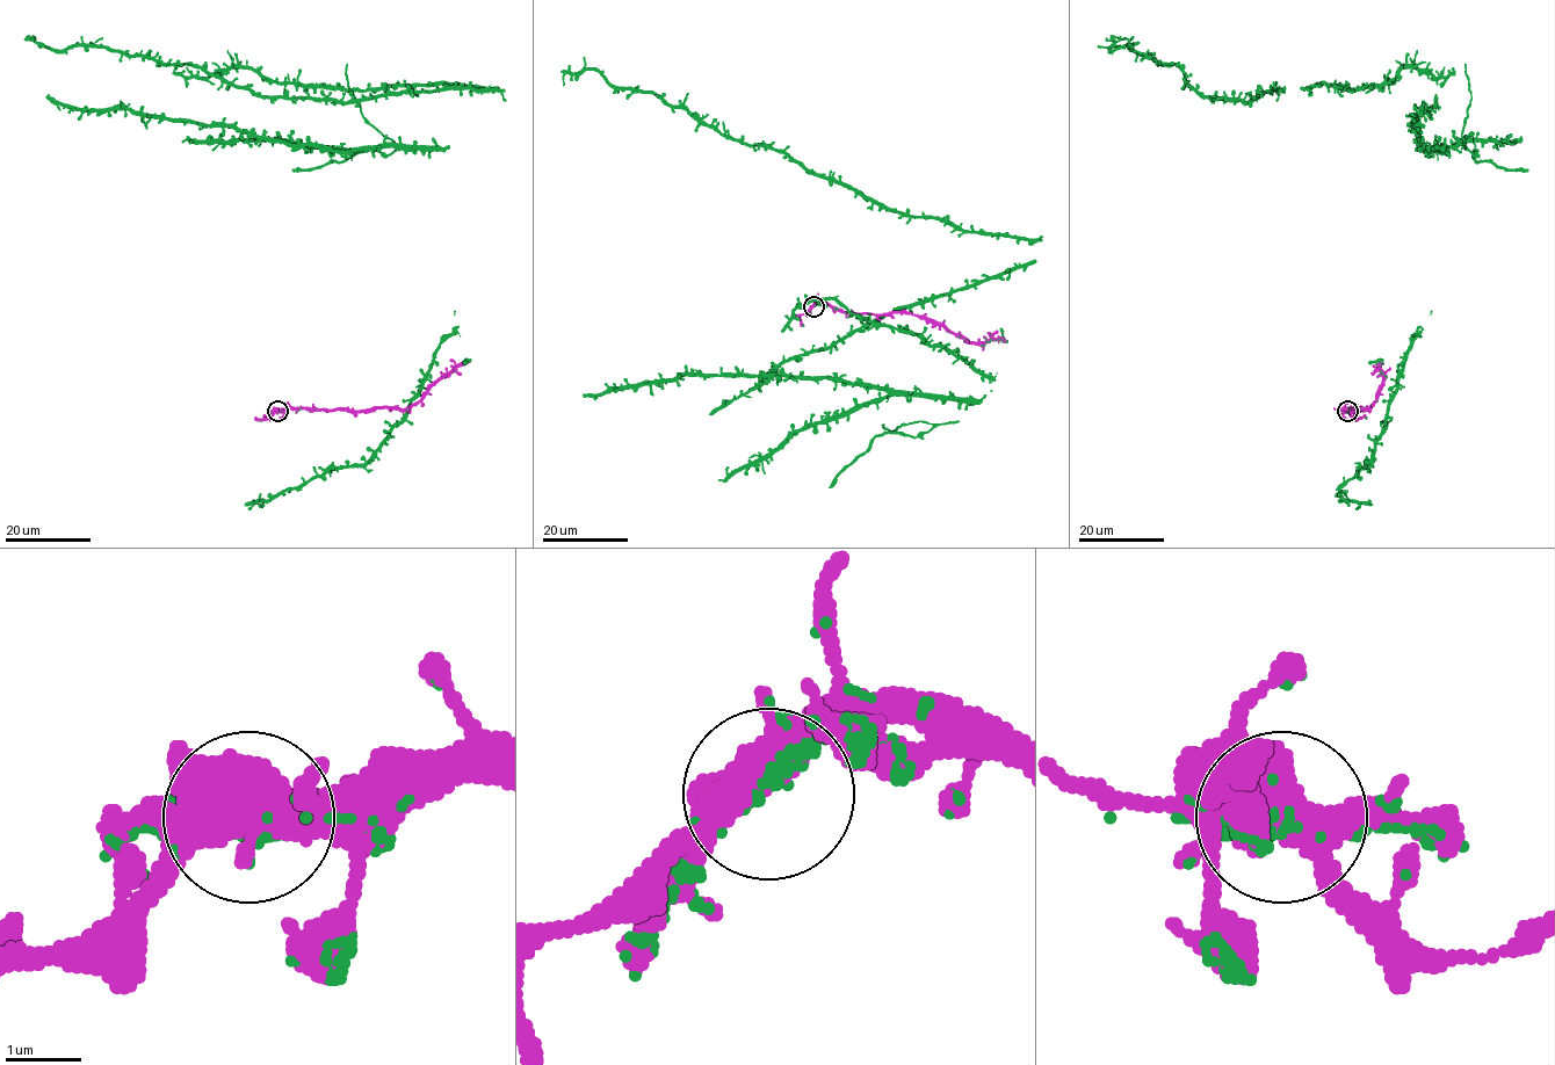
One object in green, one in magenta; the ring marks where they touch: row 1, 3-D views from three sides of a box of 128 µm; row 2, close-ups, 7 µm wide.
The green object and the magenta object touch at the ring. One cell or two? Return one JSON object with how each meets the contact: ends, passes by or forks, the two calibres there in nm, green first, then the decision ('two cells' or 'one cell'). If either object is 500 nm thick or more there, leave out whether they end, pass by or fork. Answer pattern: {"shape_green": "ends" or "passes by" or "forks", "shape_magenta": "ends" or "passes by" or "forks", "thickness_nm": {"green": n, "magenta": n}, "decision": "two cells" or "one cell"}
{"shape_green": "passes by", "shape_magenta": "forks", "thickness_nm": {"green": 110, "magenta": 480}, "decision": "one cell"}

